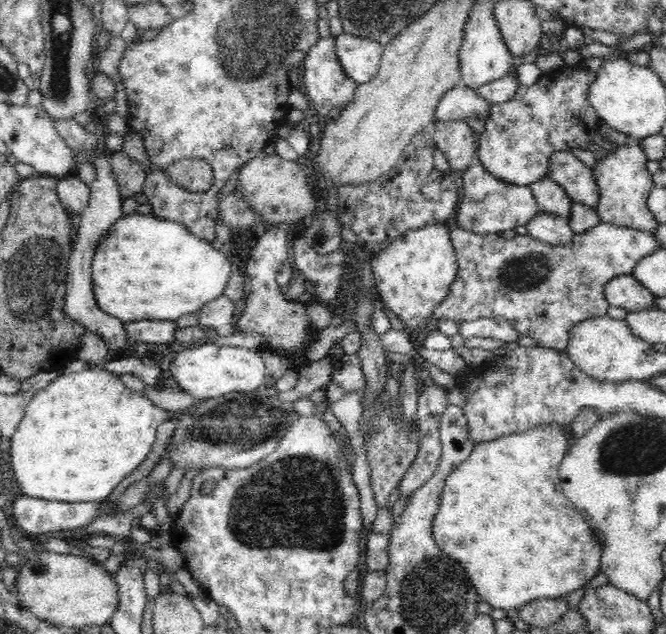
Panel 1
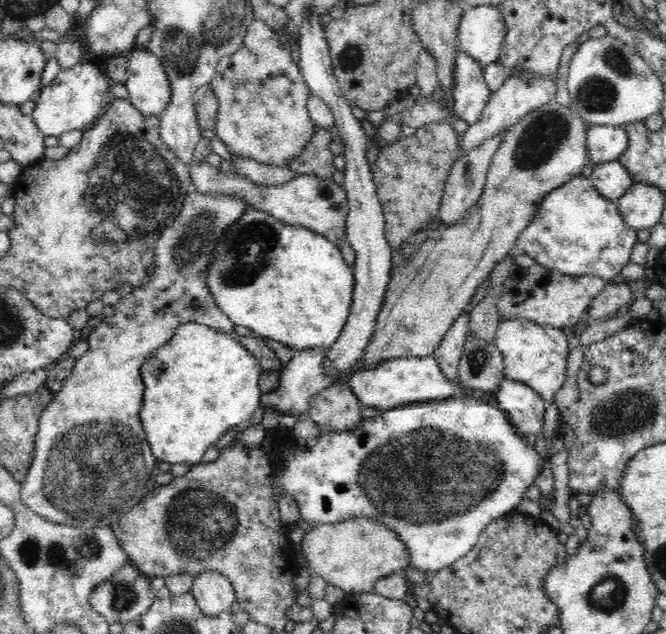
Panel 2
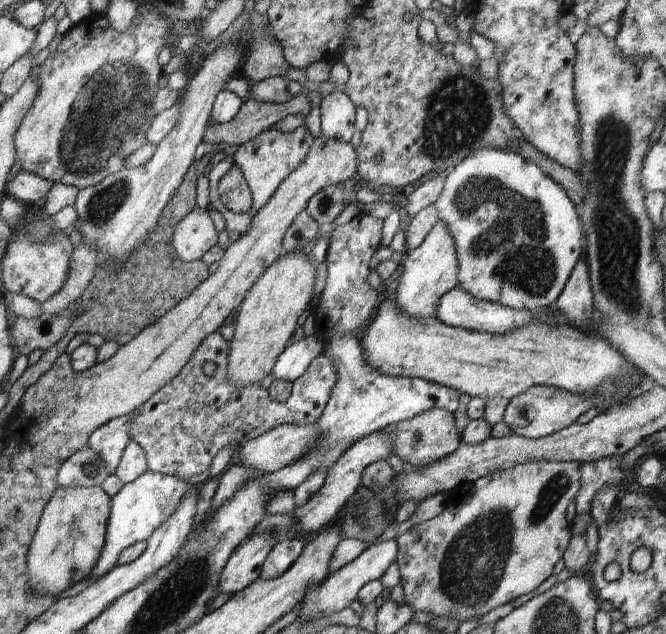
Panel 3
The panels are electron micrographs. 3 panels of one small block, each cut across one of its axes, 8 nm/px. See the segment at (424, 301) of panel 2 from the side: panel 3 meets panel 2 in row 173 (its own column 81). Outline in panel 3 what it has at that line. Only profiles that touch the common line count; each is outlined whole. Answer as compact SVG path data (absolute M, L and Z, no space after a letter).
M57 487L40 516L27 554L30 586L38 594L59 598L64 590L90 576L106 538L111 497L102 487Z

